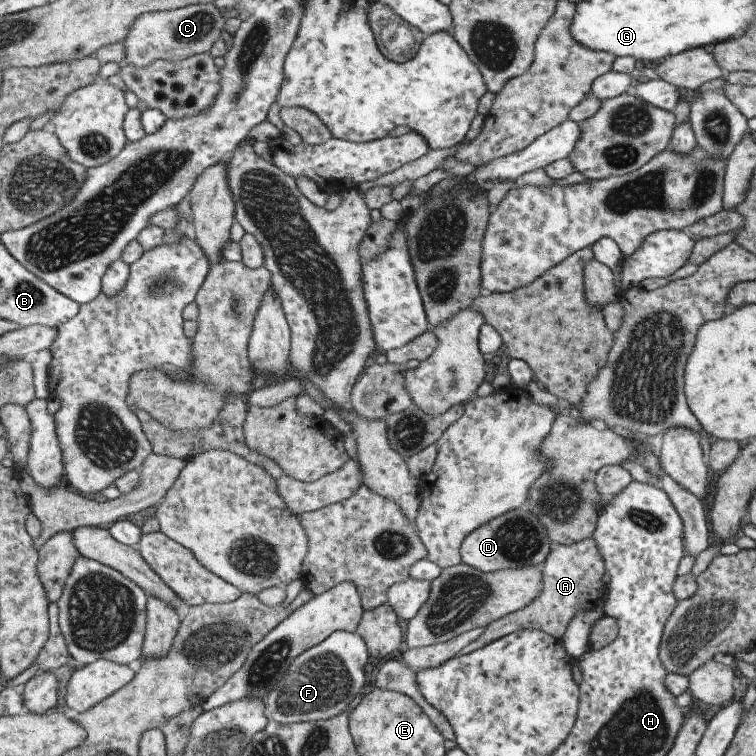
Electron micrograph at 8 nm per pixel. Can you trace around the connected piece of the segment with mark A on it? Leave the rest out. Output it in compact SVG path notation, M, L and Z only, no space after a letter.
M592 536L570 545L555 546L551 552L548 552L543 562L542 589L537 598L534 598L533 602L526 604L523 608L490 622L484 627L483 634L466 644L458 654L463 655L465 652L471 652L506 634L523 629L535 629L559 641L575 612L597 607L597 600L605 587L601 581L603 573L604 566Z

